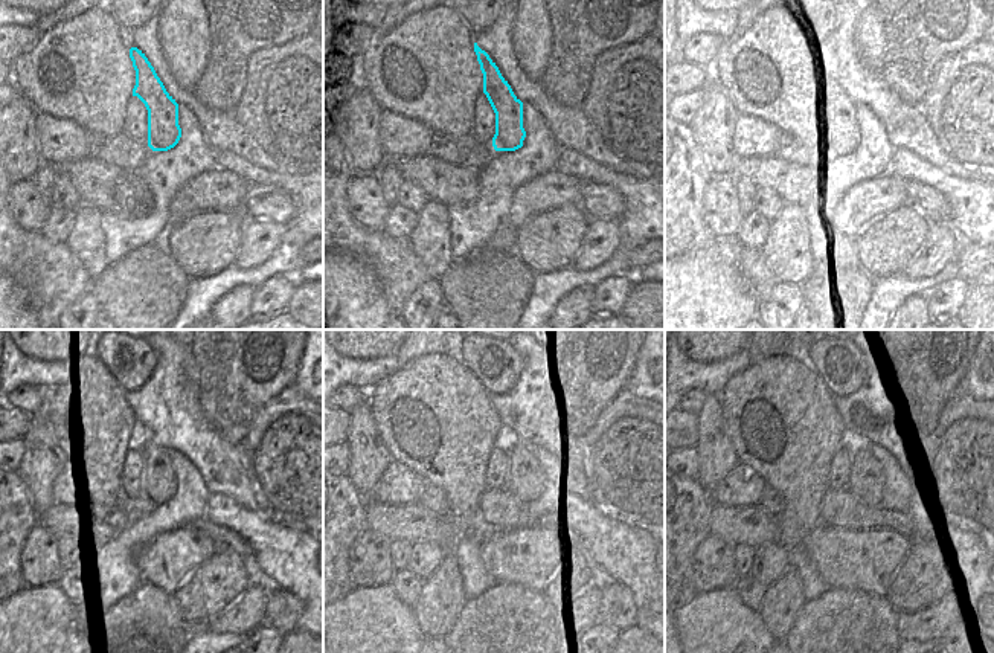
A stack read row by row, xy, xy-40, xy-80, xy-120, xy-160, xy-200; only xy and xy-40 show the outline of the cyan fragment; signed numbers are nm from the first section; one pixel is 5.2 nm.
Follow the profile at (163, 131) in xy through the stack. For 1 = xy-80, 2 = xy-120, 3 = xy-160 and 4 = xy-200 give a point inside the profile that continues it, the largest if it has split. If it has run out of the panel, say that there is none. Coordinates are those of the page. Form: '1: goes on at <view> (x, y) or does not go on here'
1: goes on at xy-80 (843, 138)
2: goes on at xy-120 (157, 479)
3: goes on at xy-160 (497, 472)
4: goes on at xy-200 (839, 472)

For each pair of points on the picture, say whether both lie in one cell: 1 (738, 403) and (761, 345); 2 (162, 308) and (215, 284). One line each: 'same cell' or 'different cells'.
1: different cells
2: different cells

